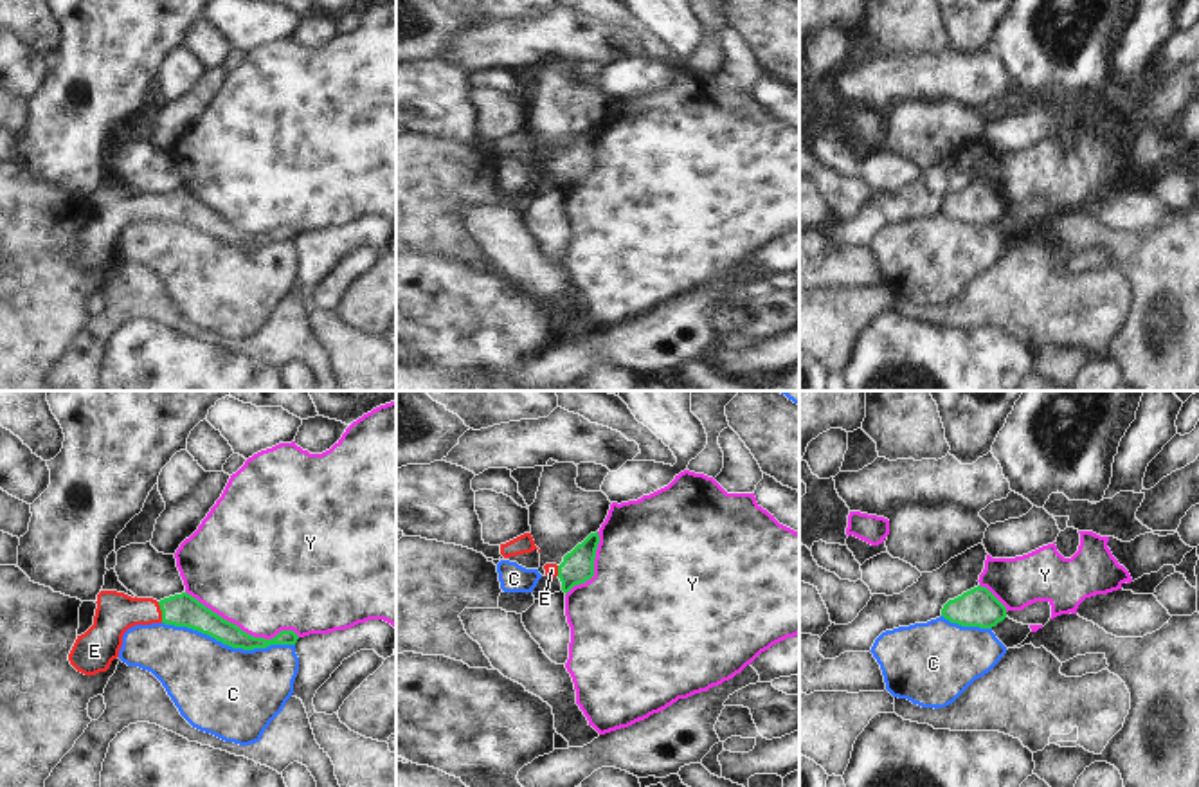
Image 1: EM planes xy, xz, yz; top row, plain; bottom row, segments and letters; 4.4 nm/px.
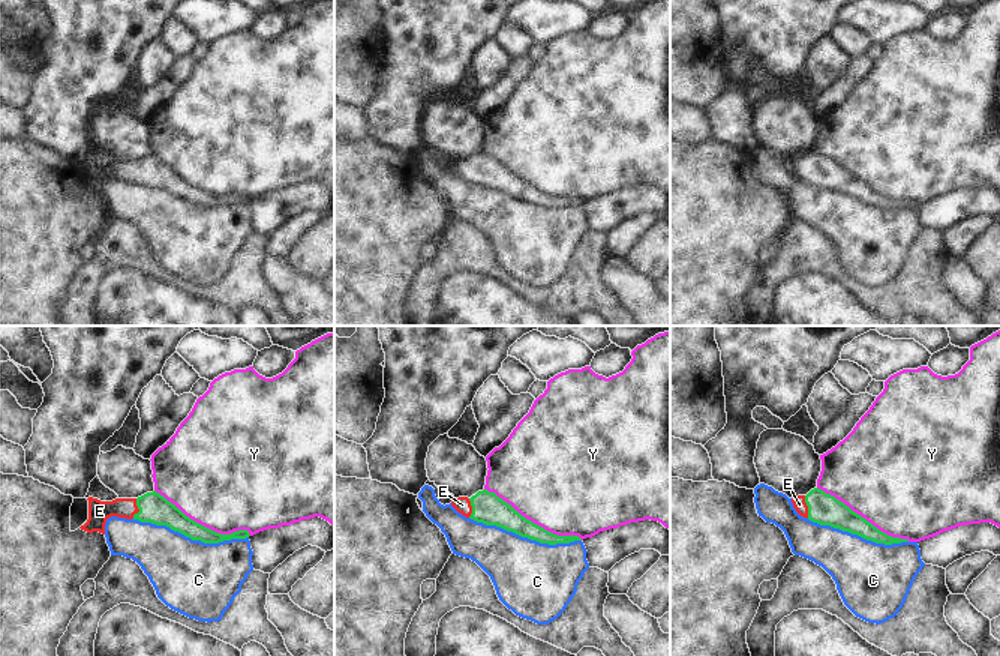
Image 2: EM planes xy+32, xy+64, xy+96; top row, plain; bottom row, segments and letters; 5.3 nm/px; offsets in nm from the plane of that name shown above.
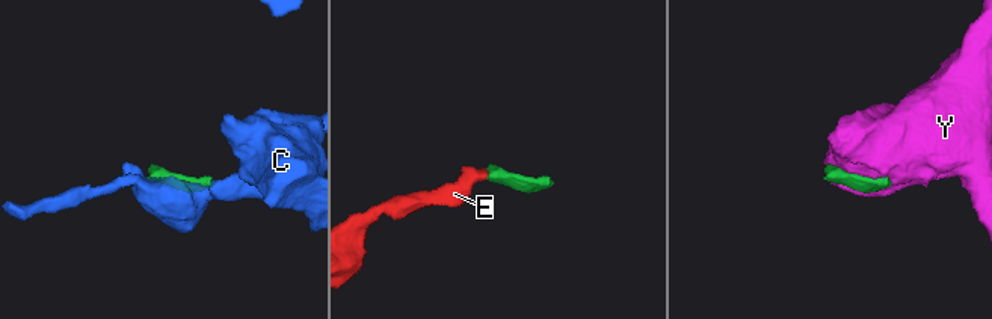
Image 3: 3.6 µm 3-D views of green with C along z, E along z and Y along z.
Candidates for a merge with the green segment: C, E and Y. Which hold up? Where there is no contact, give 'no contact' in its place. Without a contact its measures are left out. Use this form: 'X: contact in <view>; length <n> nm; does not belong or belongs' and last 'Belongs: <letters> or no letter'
C: contact in xy; length 600 nm; does not belong
E: contact in xy; length 100 nm; belongs
Y: contact in xy; length 550 nm; does not belong
Belongs: E

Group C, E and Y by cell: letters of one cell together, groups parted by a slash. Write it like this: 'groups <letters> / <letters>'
groups C / E / Y

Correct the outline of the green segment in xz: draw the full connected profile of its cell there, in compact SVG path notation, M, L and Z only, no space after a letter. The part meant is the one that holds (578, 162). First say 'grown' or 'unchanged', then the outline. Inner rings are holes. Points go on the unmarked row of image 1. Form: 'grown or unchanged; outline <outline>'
grown; outline M590 130L581 140L563 153L560 162L545 160L545 173L558 173L562 187L567 191L574 182L585 180L594 173L594 155L600 140L600 131Z

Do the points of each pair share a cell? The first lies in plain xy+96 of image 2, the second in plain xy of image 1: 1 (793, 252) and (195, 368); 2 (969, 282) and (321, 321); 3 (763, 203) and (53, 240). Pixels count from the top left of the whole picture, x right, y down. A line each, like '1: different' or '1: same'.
1: different
2: same
3: same

